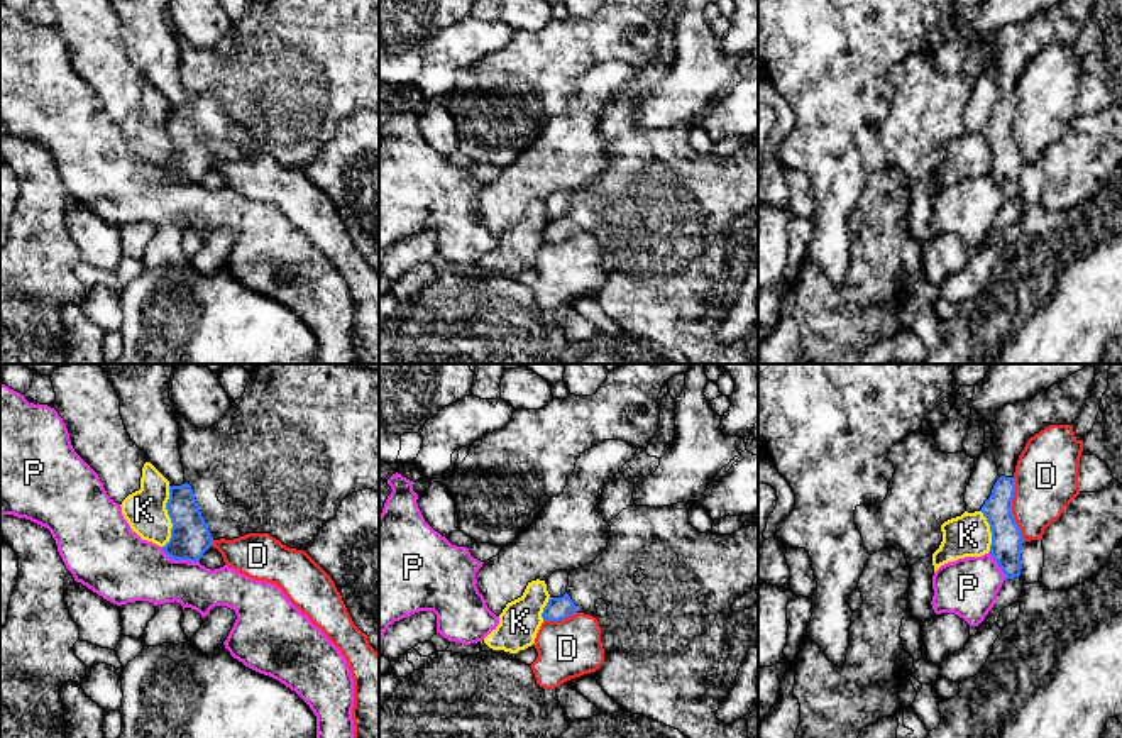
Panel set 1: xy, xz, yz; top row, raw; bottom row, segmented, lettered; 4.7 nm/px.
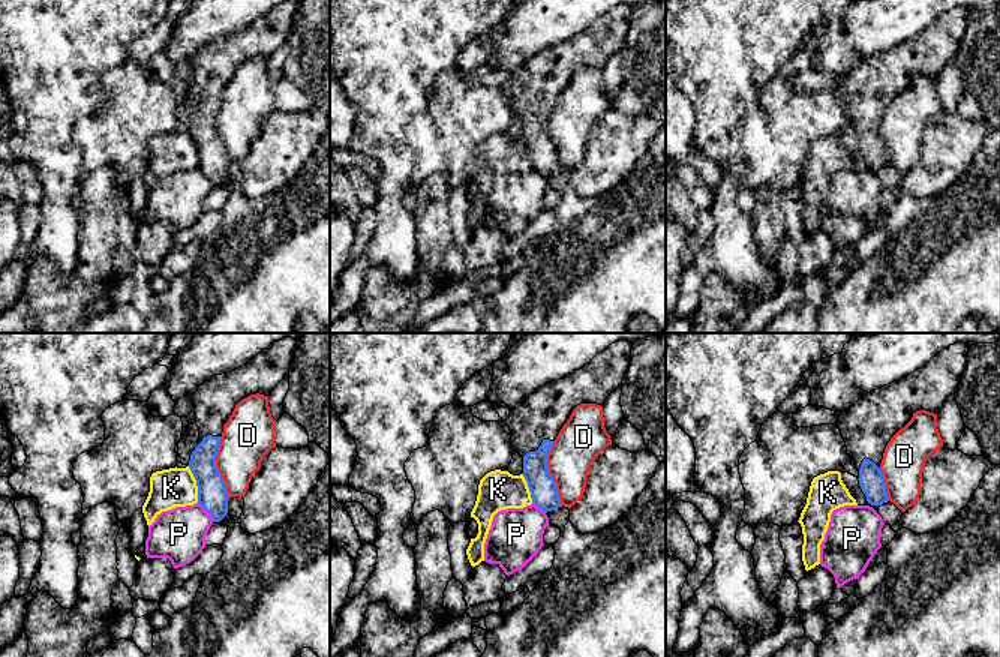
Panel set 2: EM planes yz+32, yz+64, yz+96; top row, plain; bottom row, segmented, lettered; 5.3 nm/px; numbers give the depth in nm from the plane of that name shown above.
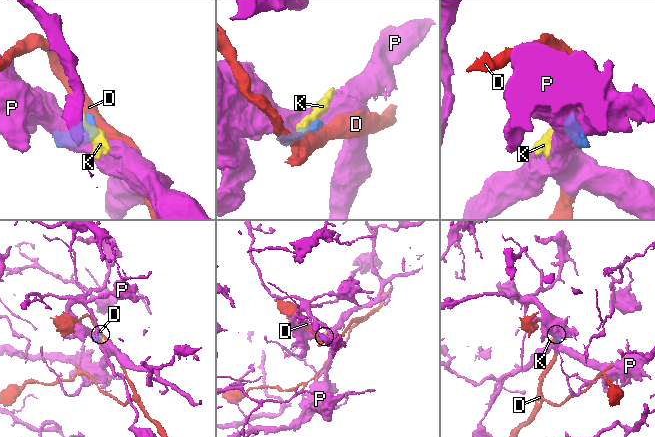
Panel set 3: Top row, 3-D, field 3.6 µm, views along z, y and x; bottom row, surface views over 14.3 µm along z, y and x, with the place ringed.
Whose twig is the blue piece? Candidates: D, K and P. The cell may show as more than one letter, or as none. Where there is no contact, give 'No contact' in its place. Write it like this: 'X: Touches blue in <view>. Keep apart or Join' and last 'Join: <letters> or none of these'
D: Touches blue in yz. Keep apart
K: Touches blue in xy. Keep apart
P: Touches blue in xy. Keep apart
Join: none of these

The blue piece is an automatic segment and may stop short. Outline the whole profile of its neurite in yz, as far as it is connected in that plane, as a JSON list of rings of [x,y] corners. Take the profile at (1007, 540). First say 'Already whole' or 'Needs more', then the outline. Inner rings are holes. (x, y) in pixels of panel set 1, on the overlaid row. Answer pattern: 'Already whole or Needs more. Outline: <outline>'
Needs more. Outline: [[[1095,366],[1068,376],[1061,383],[1036,393],[1026,401],[1004,406],[990,418],[993,433],[992,452],[998,467],[998,479],[990,498],[982,506],[992,531],[990,555],[1005,579],[1020,576],[1020,548],[1024,543],[1012,515],[1015,493],[1015,465],[1027,440],[1049,425],[1073,425],[1090,396]]]

